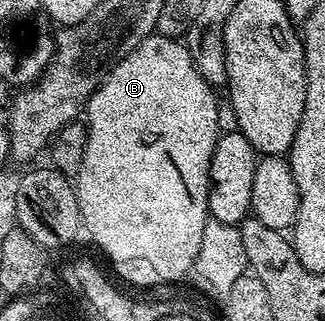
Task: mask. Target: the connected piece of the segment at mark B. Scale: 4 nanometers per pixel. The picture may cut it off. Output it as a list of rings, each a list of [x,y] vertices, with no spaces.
[[[153,33],[140,42],[125,59],[120,60],[108,75],[99,89],[88,98],[86,108],[86,126],[88,140],[86,153],[82,157],[80,171],[74,177],[76,200],[80,202],[80,218],[83,230],[89,235],[110,258],[112,267],[128,283],[136,287],[160,287],[163,283],[176,283],[187,271],[193,270],[196,254],[202,243],[202,233],[210,218],[208,213],[208,170],[216,140],[222,134],[220,111],[216,108],[217,92],[198,73],[192,60],[192,54],[179,39],[168,39],[159,33]]]

